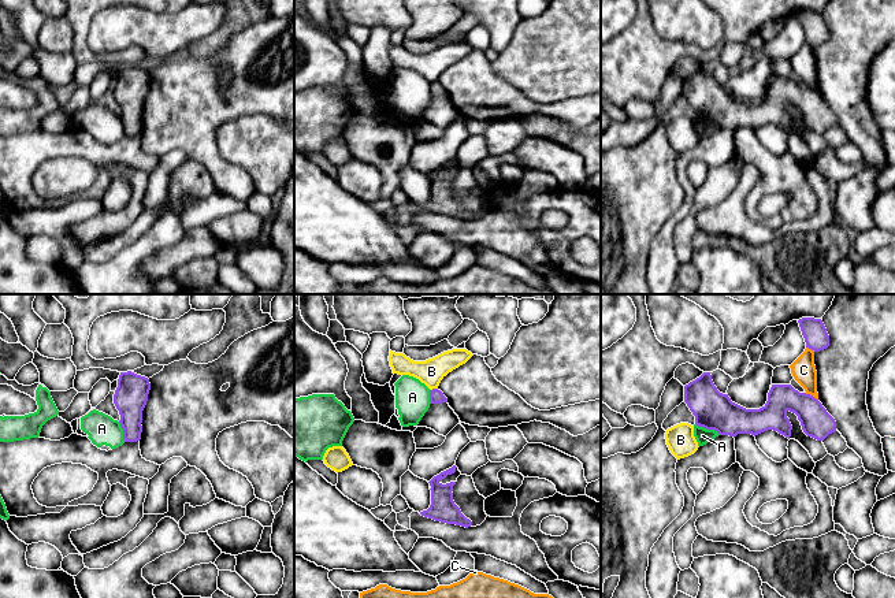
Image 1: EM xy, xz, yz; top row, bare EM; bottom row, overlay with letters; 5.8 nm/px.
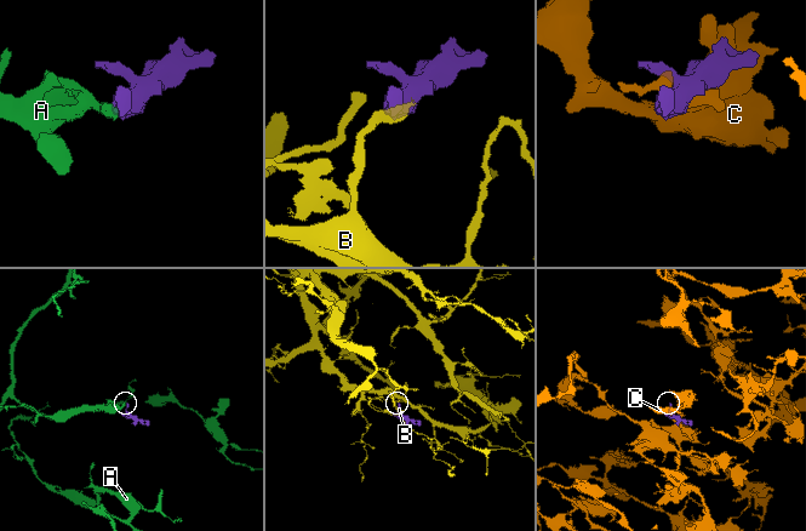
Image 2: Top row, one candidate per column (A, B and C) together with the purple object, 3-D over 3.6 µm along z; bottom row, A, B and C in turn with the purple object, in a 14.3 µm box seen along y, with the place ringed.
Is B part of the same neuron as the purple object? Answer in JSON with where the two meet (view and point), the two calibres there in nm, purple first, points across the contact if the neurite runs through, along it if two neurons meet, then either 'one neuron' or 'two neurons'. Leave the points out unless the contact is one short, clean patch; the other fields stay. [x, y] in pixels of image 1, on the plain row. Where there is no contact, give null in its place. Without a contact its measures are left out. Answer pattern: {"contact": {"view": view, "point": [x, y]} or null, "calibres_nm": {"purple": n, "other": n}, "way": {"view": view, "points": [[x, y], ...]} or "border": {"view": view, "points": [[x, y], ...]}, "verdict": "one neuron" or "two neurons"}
{"contact": {"view": "xz", "point": [433, 82]}, "calibres_nm": {"purple": 80, "other": 150}, "border": {"view": "xz", "points": [[437, 81], [430, 84]]}, "verdict": "two neurons"}

